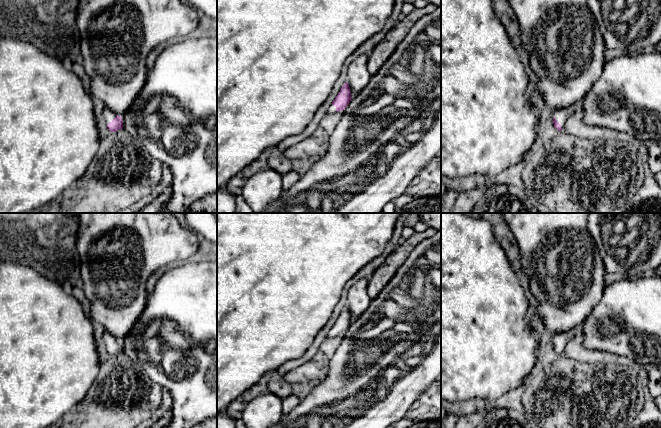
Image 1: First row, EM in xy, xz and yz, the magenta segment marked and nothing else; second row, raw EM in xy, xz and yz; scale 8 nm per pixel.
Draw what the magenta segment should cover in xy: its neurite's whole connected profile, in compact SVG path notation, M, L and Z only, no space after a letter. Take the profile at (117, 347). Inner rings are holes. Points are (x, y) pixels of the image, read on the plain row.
M107 331L103 335L103 339L107 348L107 352L110 356L116 356L123 352L123 345L121 340L116 339Z

